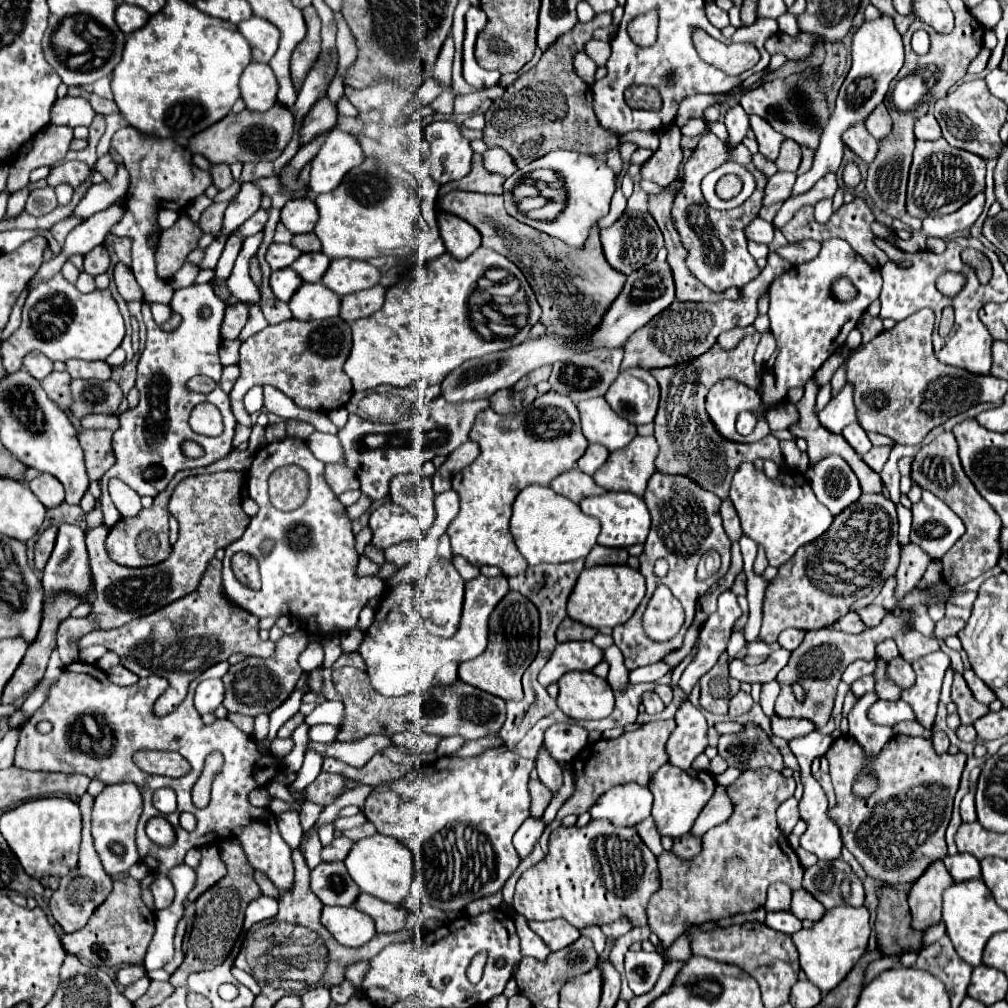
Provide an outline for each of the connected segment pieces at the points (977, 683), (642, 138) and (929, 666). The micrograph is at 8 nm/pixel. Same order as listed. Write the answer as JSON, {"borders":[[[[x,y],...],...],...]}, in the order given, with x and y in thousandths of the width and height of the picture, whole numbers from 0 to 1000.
{"borders":[[[[957,665],[957,667],[955,667],[955,671],[957,671],[959,681],[963,683],[965,690],[967,690],[971,696],[975,696],[975,698],[983,698],[983,696],[987,694],[987,688],[983,687],[983,683],[981,683],[975,675],[971,675],[971,673],[967,671],[967,667],[965,667],[965,665]]],[[[626,131],[626,135],[618,135],[616,141],[620,141],[620,139],[630,141],[632,145],[644,147],[644,149],[652,149],[652,145],[654,145],[654,137],[650,131]]],[[[934,645],[906,657],[910,675],[904,683],[896,685],[896,694],[904,698],[910,714],[918,722],[924,722],[928,716],[932,687],[939,663],[941,663],[941,652]]]]}

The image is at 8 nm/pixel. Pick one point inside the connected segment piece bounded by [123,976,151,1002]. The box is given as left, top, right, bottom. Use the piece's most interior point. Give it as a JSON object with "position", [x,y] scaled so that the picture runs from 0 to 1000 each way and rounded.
{"position":[136,981]}

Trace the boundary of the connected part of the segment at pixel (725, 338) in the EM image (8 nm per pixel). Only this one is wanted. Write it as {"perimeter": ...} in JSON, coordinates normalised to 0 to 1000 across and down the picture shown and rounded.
{"perimeter":[[[739,323],[739,325],[727,325],[727,327],[721,327],[713,333],[713,341],[717,347],[723,347],[723,345],[729,345],[733,341],[733,337],[737,337],[739,333],[745,333],[749,331],[749,323]]]}

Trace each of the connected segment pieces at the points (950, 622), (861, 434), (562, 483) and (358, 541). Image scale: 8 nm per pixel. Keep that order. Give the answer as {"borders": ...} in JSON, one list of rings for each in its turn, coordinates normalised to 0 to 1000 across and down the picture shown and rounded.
{"borders":[[[[938,611],[936,615],[932,615],[932,617],[930,617],[930,621],[928,621],[928,631],[930,631],[930,633],[945,631],[945,629],[949,629],[955,621],[957,621],[957,617],[955,617],[955,615],[939,613],[939,611]]],[[[842,421],[842,423],[838,423],[836,425],[836,435],[846,442],[846,446],[852,450],[852,452],[856,452],[866,440],[864,440],[864,437],[860,435],[860,429],[852,423],[852,421]]],[[[568,464],[564,468],[555,470],[551,476],[547,476],[545,482],[553,490],[559,490],[561,494],[564,494],[568,498],[576,498],[582,492],[590,492],[590,490],[600,490],[602,488],[600,484],[592,482],[590,476],[584,470],[576,468],[574,464]]],[[[362,522],[362,524],[352,532],[352,548],[354,548],[356,552],[360,550],[362,542],[368,538],[368,532],[370,532],[370,528],[368,528],[368,524],[366,524],[366,522]]]]}

